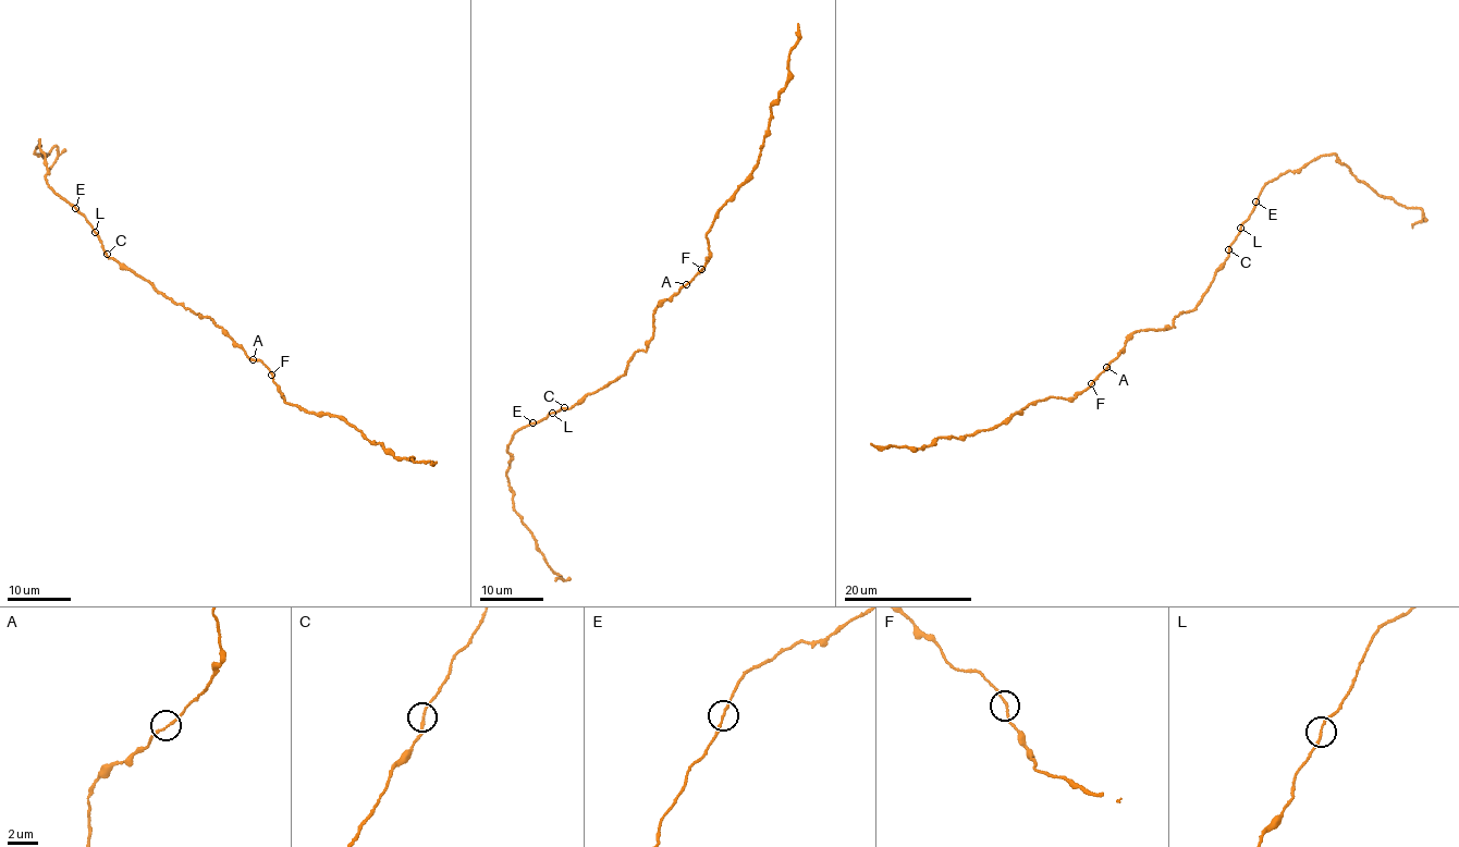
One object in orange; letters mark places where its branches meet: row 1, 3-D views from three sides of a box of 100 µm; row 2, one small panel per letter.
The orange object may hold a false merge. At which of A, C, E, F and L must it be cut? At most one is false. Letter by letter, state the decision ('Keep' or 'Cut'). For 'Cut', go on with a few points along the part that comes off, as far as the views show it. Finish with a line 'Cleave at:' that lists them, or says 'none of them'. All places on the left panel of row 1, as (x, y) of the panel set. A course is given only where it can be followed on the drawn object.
A: Keep
C: Keep
E: Keep
F: Keep
L: Keep
Cleave at: none of them

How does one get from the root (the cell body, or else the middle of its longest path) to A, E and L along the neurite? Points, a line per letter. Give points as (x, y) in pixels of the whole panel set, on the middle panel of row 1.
A: (646, 350), (653, 334), (652, 314), (657, 303), (671, 297), (685, 283)
E: (646, 350), (636, 352), (626, 371), (614, 381), (574, 406), (561, 407), (532, 422)
L: (646, 350), (636, 352), (626, 371), (614, 381), (574, 406), (552, 413)

